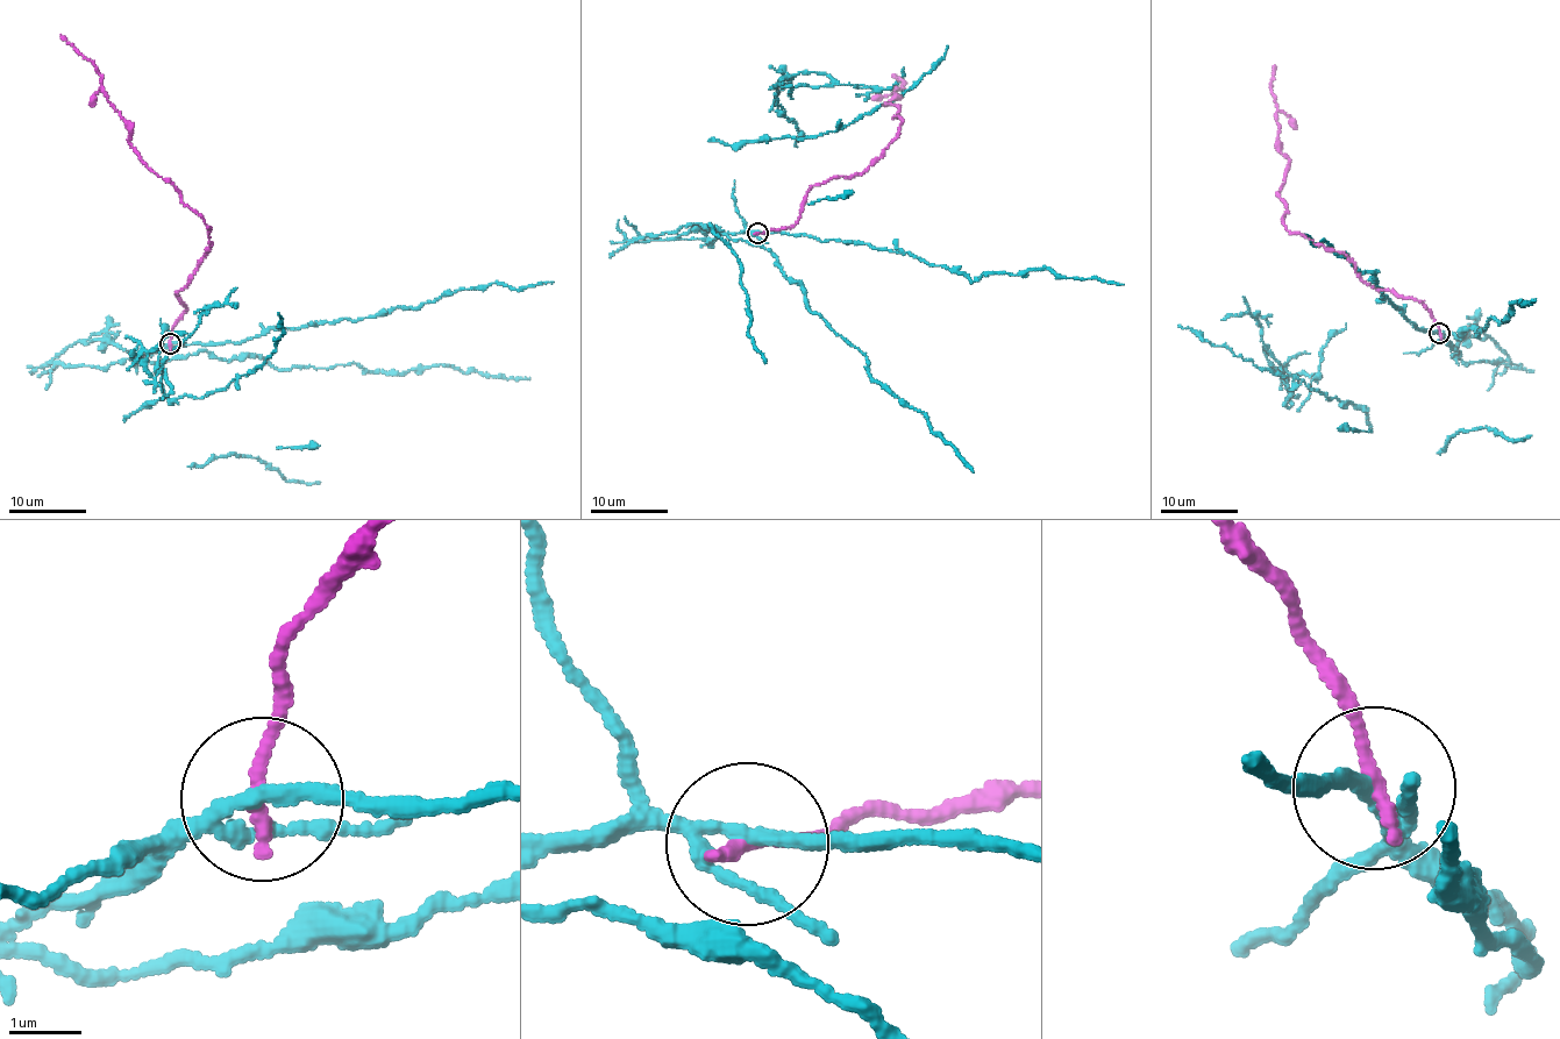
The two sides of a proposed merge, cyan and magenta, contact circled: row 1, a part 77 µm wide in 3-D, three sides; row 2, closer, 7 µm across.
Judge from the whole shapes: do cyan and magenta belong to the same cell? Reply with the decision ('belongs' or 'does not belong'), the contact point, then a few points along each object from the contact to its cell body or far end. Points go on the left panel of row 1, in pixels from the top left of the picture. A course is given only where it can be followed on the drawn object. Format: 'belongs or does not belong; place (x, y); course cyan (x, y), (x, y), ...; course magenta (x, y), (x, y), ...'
does not belong; place (170, 343); course cyan (170, 343), (145, 357), (201, 351), (278, 369), (441, 364), (529, 377); course magenta (170, 343), (186, 310), (176, 297), (207, 251), (208, 227), (132, 146), (98, 69), (61, 34)

